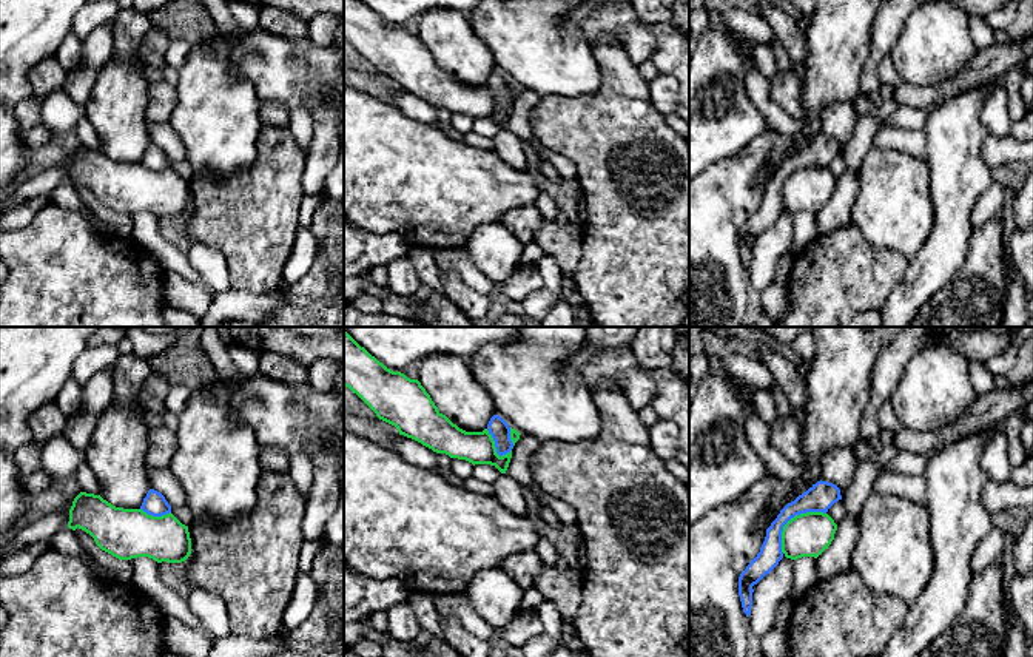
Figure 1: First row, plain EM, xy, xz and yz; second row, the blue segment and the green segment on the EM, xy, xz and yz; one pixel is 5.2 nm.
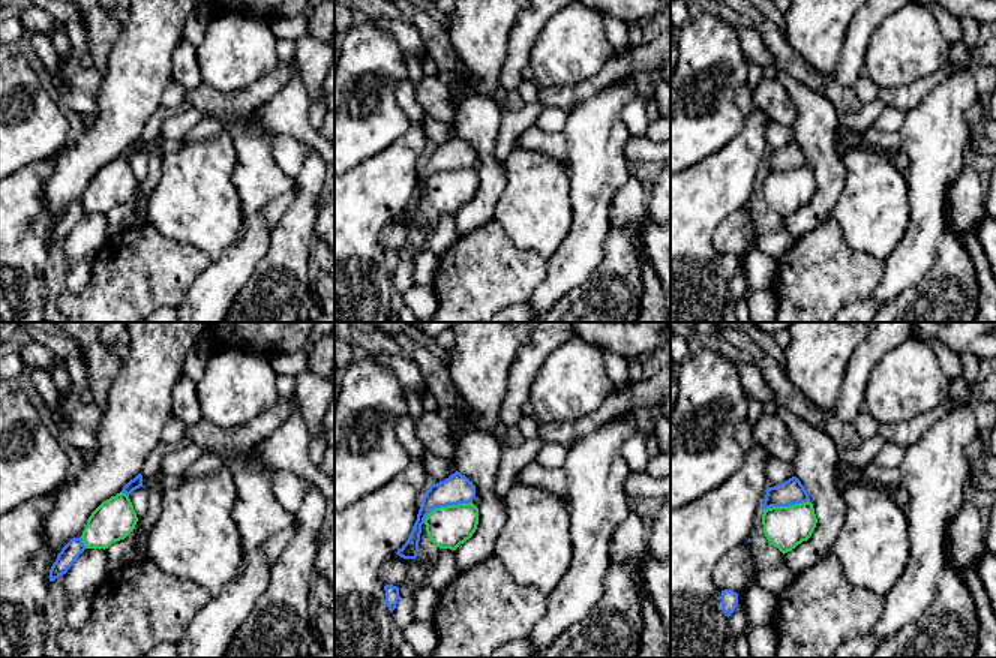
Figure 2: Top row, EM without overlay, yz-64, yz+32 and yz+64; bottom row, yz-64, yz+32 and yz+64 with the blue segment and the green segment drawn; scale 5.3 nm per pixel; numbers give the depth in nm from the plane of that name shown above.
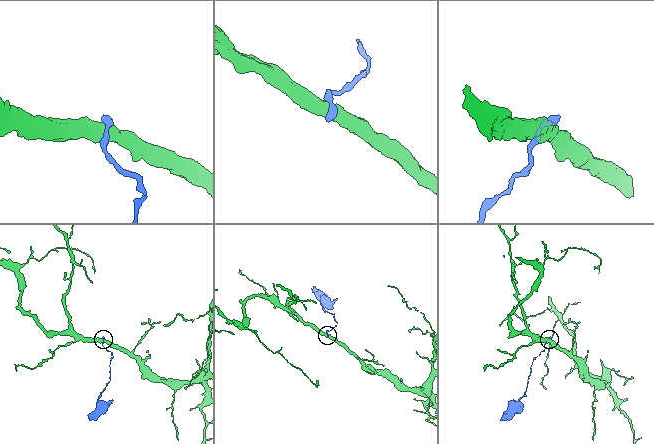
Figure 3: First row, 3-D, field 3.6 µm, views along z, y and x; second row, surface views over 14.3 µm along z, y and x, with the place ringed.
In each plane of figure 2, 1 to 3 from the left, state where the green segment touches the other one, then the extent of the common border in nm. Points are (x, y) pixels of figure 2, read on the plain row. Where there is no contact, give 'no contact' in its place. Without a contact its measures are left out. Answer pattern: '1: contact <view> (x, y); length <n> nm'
1: contact yz-64 (83, 207); length 70 nm
2: contact yz+32 (446, 170); length 280 nm
3: contact yz+64 (785, 170); length 260 nm

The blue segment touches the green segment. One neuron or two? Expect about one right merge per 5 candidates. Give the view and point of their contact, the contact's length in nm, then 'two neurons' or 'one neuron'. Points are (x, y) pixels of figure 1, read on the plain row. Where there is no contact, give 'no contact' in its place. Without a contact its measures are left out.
contact yz (791, 171); length 320 nm; two neurons

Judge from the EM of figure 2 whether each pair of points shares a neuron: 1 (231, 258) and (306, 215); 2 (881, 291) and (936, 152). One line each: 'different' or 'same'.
1: different
2: same

